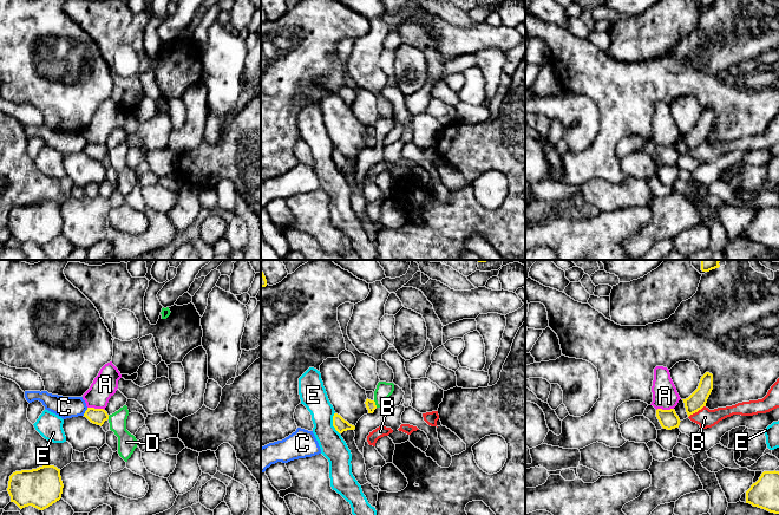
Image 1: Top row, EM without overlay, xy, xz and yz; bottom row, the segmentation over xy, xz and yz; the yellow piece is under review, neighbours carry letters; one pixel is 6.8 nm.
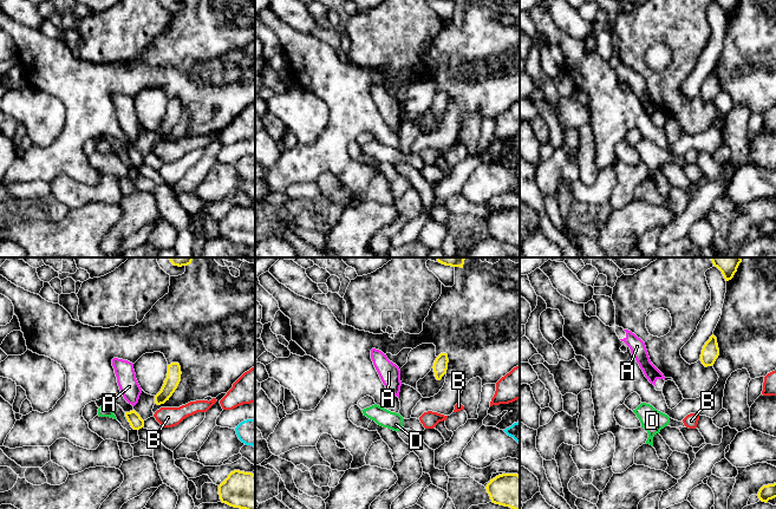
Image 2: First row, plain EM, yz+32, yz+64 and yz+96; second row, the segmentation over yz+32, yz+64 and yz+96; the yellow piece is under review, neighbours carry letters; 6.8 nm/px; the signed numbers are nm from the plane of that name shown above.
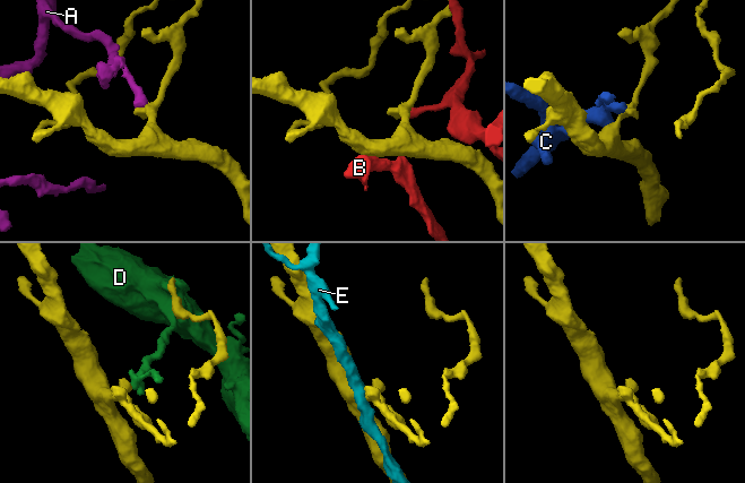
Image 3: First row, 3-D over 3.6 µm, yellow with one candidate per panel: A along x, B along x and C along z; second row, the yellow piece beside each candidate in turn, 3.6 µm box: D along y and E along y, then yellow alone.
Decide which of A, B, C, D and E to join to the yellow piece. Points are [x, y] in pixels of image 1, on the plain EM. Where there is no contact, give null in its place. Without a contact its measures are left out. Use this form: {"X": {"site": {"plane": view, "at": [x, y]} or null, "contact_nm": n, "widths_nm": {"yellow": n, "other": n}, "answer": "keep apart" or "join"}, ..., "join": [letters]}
{"A": {"site": {"plane": "xy", "at": [96, 144]}, "contact_nm": 120, "widths_nm": {"yellow": 110, "other": 170}, "answer": "keep apart"}, "B": {"site": {"plane": "yz", "at": [696, 147]}, "contact_nm": 150, "widths_nm": {"yellow": 120, "other": 130}, "answer": "keep apart"}, "C": {"site": {"plane": "xy", "at": [85, 147]}, "contact_nm": 70, "widths_nm": {"yellow": 110, "other": 140}, "answer": "keep apart"}, "D": {"site": {"plane": "xz", "at": [374, 139]}, "contact_nm": 50, "widths_nm": {"yellow": 70, "other": 110}, "answer": "keep apart"}, "E": {"site": {"plane": "xz", "at": [333, 158]}, "contact_nm": 160, "widths_nm": {"yellow": 90, "other": 180}, "answer": "keep apart"}, "join": []}

